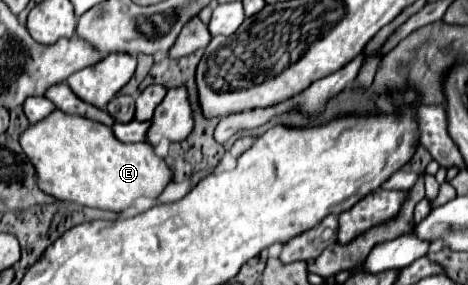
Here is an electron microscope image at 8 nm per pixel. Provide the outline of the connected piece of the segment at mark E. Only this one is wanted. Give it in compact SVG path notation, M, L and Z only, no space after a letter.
M61 110L53 112L41 124L31 124L21 134L21 146L29 160L33 160L45 194L89 208L123 212L137 198L157 198L173 182L173 170L165 158L155 154L153 144L123 144L109 126L89 118L69 116Z

